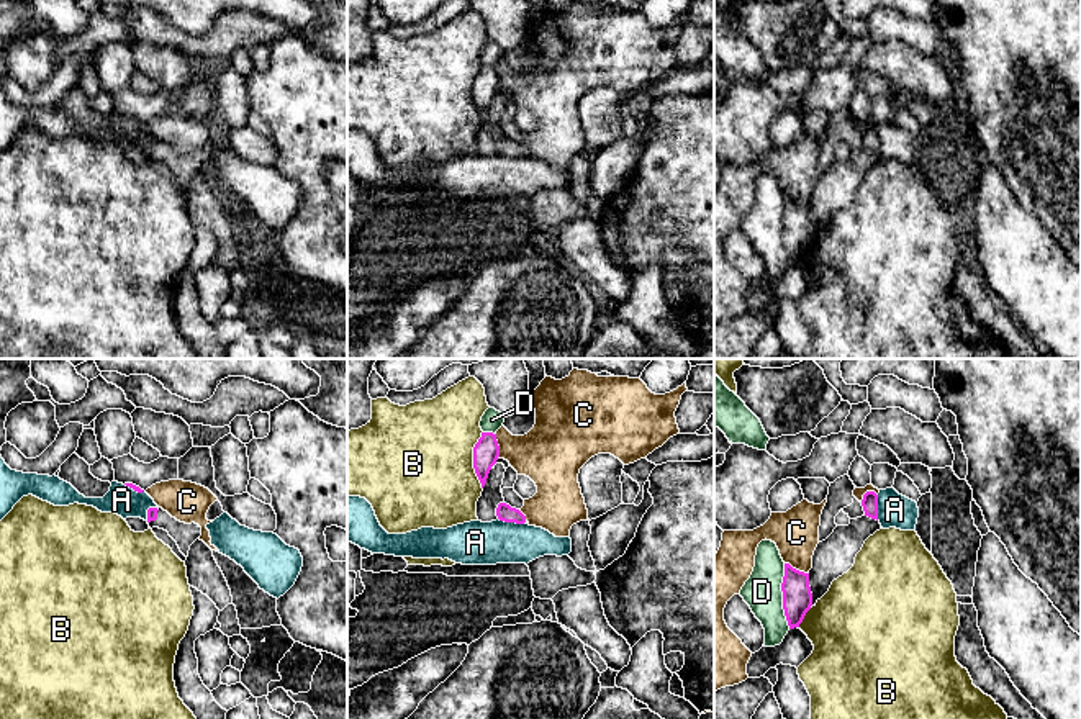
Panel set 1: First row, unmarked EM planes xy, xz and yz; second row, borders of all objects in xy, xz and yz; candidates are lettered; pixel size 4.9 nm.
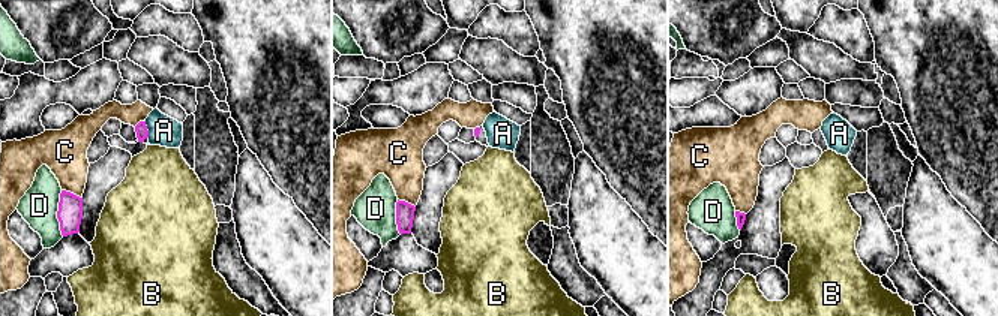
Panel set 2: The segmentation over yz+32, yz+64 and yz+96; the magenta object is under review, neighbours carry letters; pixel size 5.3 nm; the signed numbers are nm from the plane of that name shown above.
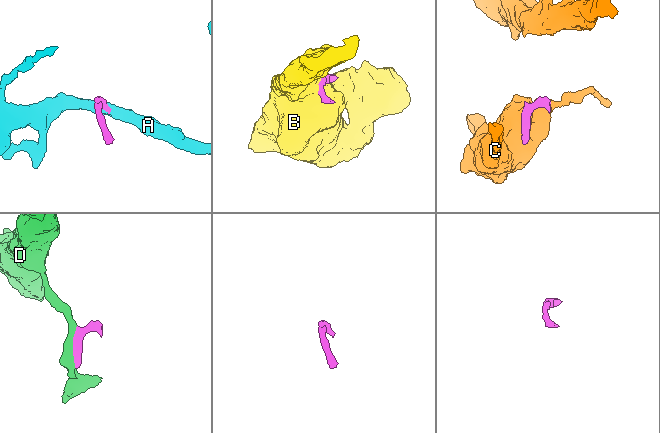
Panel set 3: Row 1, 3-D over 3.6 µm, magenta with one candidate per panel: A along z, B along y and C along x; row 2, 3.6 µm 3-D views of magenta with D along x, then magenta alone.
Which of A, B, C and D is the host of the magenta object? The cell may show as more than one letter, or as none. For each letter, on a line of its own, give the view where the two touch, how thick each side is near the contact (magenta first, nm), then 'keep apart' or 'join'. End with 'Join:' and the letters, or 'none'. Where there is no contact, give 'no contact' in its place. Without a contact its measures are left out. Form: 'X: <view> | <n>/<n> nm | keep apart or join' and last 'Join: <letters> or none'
A: xz | 80/220 nm | keep apart
B: xz | 130/500 nm | keep apart
C: yz | 140/220 nm | keep apart
D: yz | 140/190 nm | keep apart
Join: none

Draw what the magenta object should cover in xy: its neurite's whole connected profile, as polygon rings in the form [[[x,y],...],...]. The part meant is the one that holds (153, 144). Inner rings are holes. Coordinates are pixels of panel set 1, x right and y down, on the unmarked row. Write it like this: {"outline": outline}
{"outline": [[[162,141],[147,142],[147,157],[151,162],[159,161],[167,164],[185,190],[188,190],[190,179],[201,169],[201,161],[198,157],[180,156]]]}

